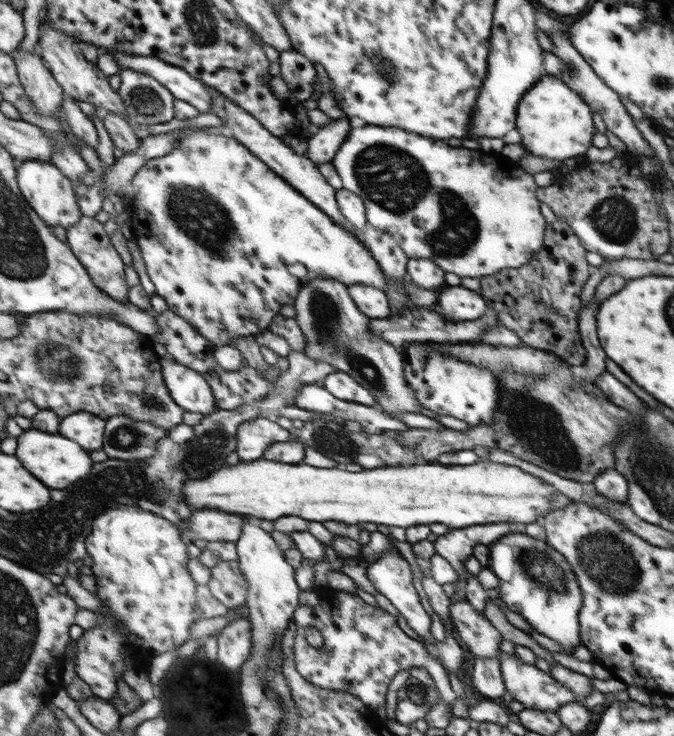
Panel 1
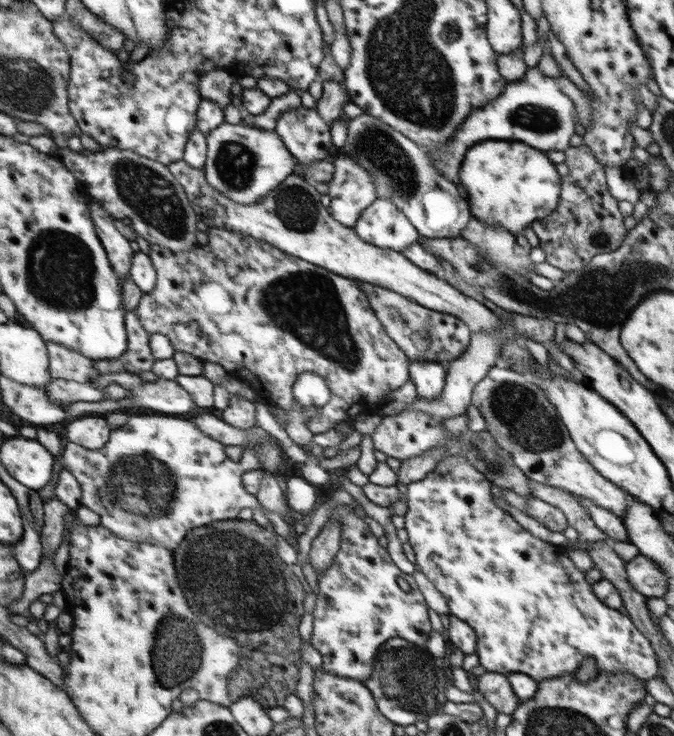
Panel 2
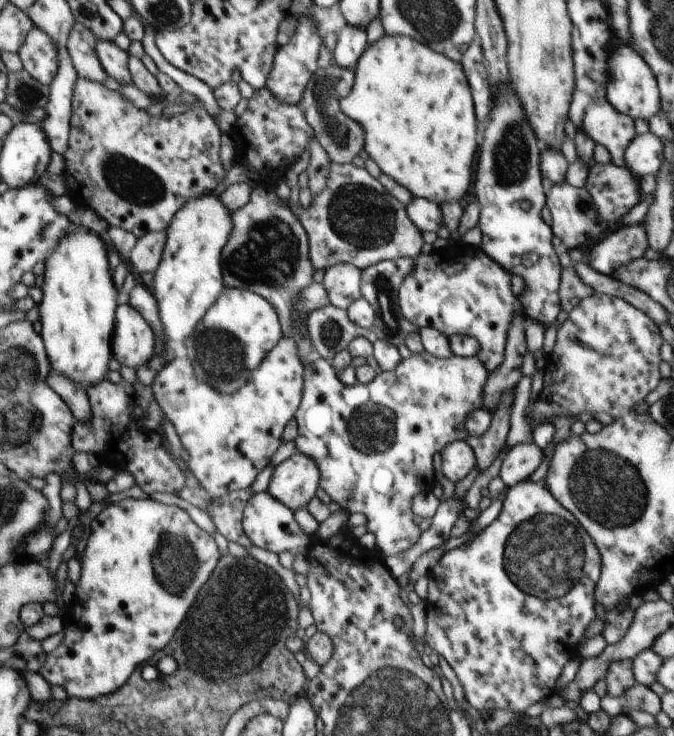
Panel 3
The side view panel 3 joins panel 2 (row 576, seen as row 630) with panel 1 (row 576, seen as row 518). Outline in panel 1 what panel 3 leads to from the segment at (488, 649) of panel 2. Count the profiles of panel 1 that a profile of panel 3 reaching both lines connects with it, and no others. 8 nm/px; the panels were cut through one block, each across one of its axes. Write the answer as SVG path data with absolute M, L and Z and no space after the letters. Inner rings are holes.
M510 533L508 536L504 536L493 542L492 545L489 546L490 550L490 564L489 569L494 573L494 576L498 578L498 595L500 600L503 600L507 604L507 608L512 610L512 612L516 612L516 614L521 614L524 617L524 620L532 625L534 629L536 629L538 634L542 636L546 636L548 638L552 638L552 640L556 640L558 644L562 644L564 648L569 648L572 650L570 654L573 654L574 649L581 644L582 636L580 635L580 626L579 626L579 611L583 608L583 590L580 588L579 579L575 575L574 569L571 567L571 564L567 562L567 559L564 558L559 551L553 550L550 546L548 546L545 540L540 540L532 537L531 535L526 535L525 533Z

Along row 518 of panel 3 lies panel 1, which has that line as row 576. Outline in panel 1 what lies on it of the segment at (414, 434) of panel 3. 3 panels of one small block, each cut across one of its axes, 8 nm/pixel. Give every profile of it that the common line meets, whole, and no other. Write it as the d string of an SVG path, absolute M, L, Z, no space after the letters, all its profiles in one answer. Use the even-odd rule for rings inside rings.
M395 545L388 552L384 552L380 559L368 565L366 570L366 578L375 586L376 590L386 596L388 600L399 610L399 613L405 618L408 626L418 635L430 644L436 645L433 636L430 636L430 614L422 608L420 604L420 596L412 584L412 574L410 574L410 566L408 562L400 556L400 552Z

